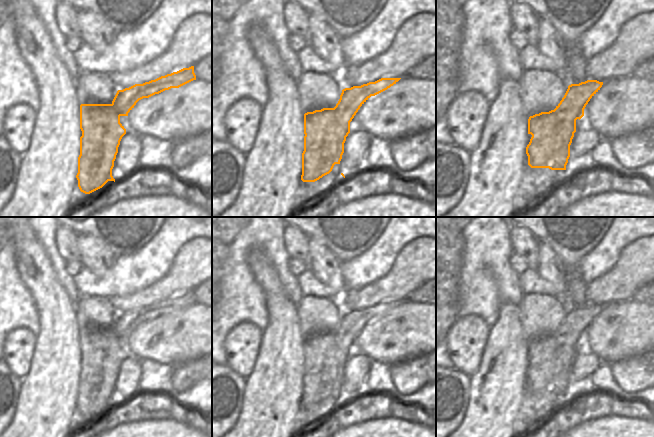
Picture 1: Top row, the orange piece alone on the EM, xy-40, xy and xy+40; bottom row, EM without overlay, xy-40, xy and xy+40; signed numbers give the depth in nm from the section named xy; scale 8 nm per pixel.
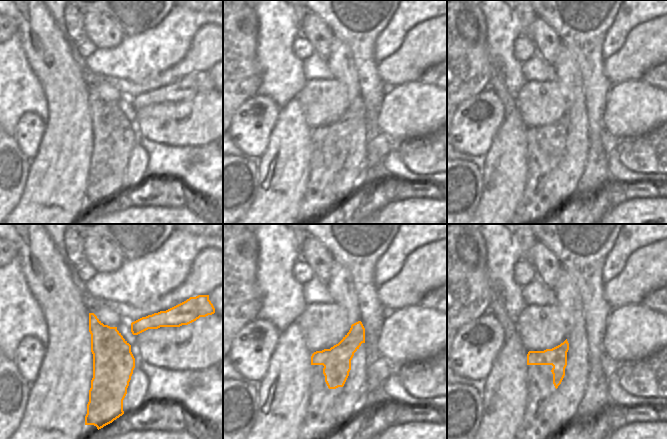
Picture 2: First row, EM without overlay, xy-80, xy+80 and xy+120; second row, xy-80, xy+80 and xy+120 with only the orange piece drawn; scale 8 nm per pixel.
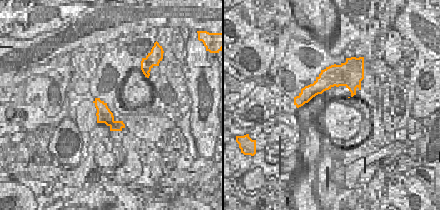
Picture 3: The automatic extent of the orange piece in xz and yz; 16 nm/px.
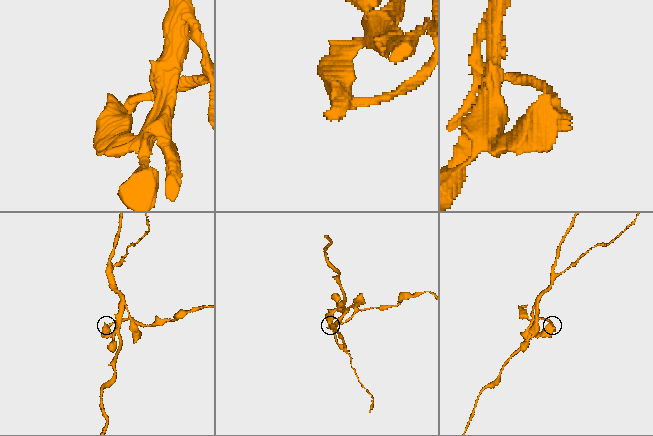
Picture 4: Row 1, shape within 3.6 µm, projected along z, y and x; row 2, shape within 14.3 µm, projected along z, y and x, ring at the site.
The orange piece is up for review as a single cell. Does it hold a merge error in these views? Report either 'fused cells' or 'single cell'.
fused cells

